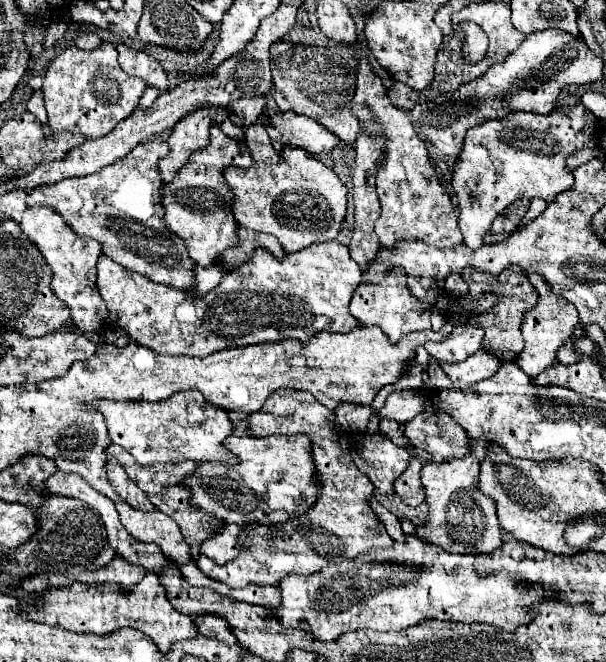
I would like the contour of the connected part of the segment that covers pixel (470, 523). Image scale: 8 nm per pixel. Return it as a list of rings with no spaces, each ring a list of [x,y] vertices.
[[[469,438],[469,452],[449,462],[431,462],[421,470],[423,488],[429,504],[429,526],[419,526],[419,534],[441,546],[445,552],[493,552],[501,544],[501,530],[495,514],[495,502],[479,492],[479,464],[485,460],[493,442],[487,438]]]

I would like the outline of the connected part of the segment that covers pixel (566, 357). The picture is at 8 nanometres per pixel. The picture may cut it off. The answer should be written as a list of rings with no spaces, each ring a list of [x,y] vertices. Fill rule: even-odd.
[[[569,340],[561,350],[559,350],[559,362],[563,362],[563,364],[575,364],[575,362],[579,362],[581,358],[579,358],[579,354],[573,350],[573,340]]]

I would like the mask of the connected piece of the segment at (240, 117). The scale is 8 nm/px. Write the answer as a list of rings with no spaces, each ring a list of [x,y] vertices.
[[[255,96],[249,100],[241,98],[235,104],[229,104],[229,118],[235,120],[235,124],[239,124],[241,128],[247,128],[255,124],[265,110],[267,110],[267,98],[263,96]]]

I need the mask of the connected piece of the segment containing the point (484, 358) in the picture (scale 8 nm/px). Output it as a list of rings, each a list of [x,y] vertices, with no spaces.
[[[485,350],[475,352],[473,356],[469,356],[465,362],[459,362],[459,364],[439,362],[439,366],[451,378],[451,382],[455,384],[455,388],[461,388],[461,390],[469,388],[471,384],[475,384],[479,380],[491,378],[497,372],[499,364],[501,362],[495,360],[495,356],[491,356]]]

